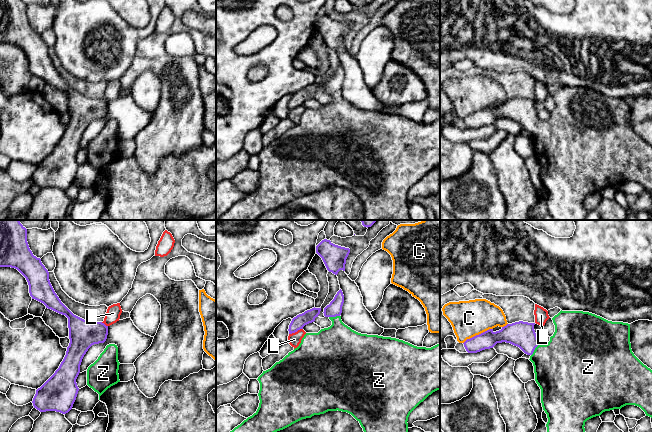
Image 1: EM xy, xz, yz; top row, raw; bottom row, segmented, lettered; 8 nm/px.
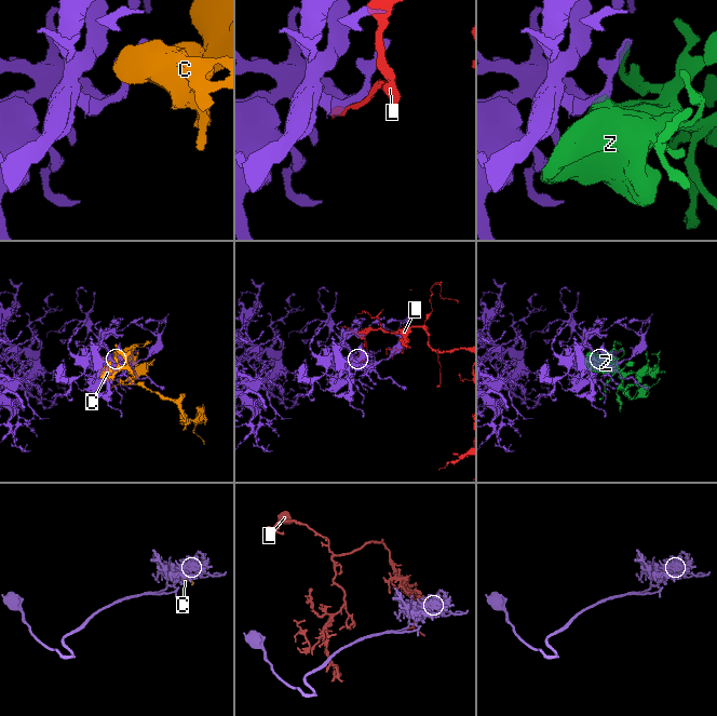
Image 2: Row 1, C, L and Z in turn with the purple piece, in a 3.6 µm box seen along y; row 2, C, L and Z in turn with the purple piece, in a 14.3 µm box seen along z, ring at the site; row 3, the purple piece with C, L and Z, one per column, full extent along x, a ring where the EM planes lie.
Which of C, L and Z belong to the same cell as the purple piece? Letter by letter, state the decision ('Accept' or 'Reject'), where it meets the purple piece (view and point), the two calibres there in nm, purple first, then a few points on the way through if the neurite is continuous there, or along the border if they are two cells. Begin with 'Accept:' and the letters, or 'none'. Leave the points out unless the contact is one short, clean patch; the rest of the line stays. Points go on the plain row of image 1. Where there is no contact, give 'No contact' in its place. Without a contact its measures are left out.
Accept: Z
C: Reject. Touches purple at yz (477, 111). Thickness 140 nm (purple) against 280 nm
L: Reject. Touches purple at xz (295, 107). Thickness 110 nm (purple) against 110 nm
Z: Accept. Touches purple at yz (534, 125). Thickness 200 nm (purple) against 420 nm. Path across: yz (521, 110), (534, 125), (560, 142)

